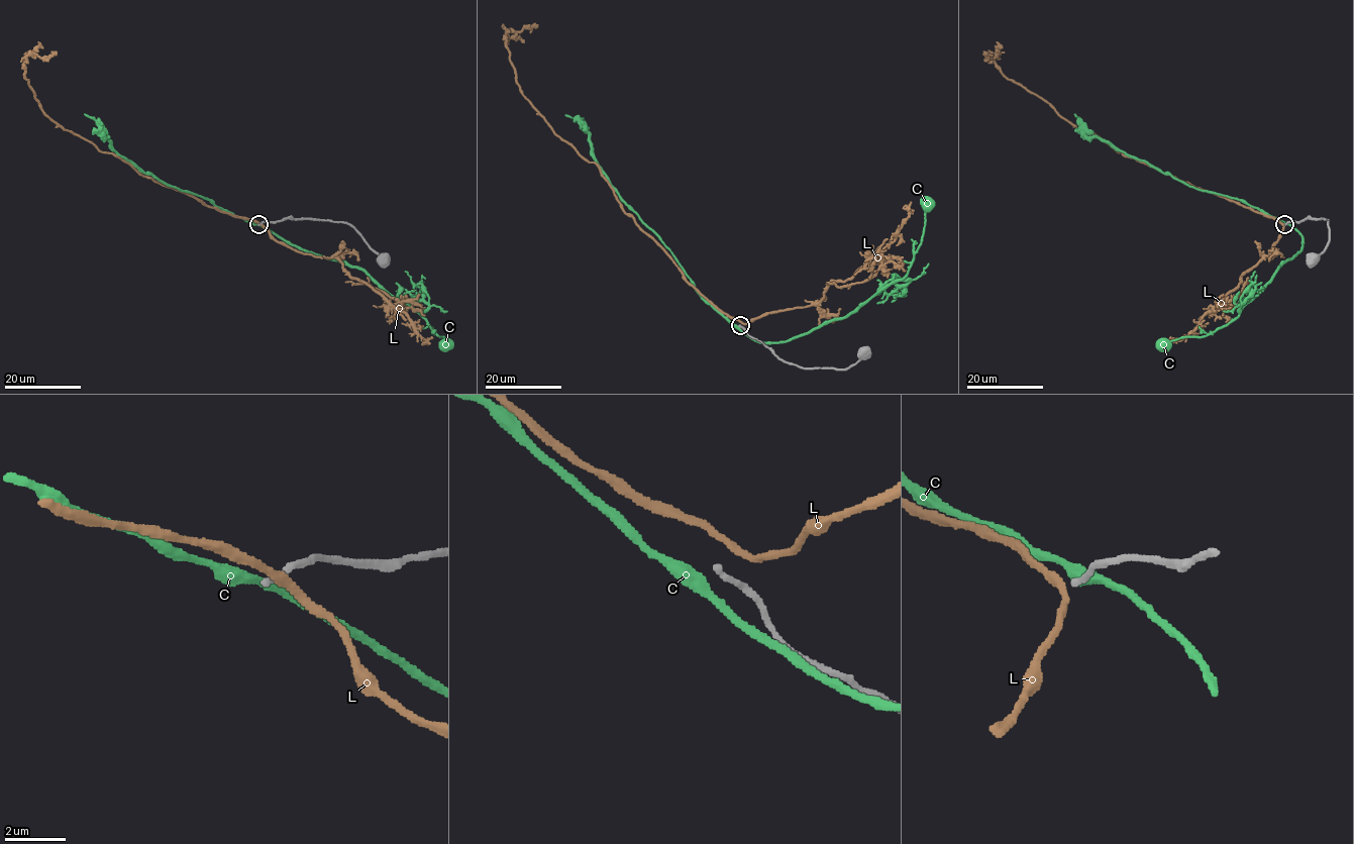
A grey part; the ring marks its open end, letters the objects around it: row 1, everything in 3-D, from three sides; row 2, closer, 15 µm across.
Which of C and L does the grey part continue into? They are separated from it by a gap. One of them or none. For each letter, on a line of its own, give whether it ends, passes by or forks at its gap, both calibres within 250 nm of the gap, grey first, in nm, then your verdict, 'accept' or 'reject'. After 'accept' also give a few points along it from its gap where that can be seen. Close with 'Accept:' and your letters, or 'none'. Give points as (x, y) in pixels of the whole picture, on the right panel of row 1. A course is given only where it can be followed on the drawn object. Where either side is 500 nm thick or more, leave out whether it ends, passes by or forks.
C: it passes by; 200 nm thick on the grey side, 360 nm on the other; reject
L: it passes by; 200 nm thick on the grey side, 260 nm on the other; reject
Accept: none

